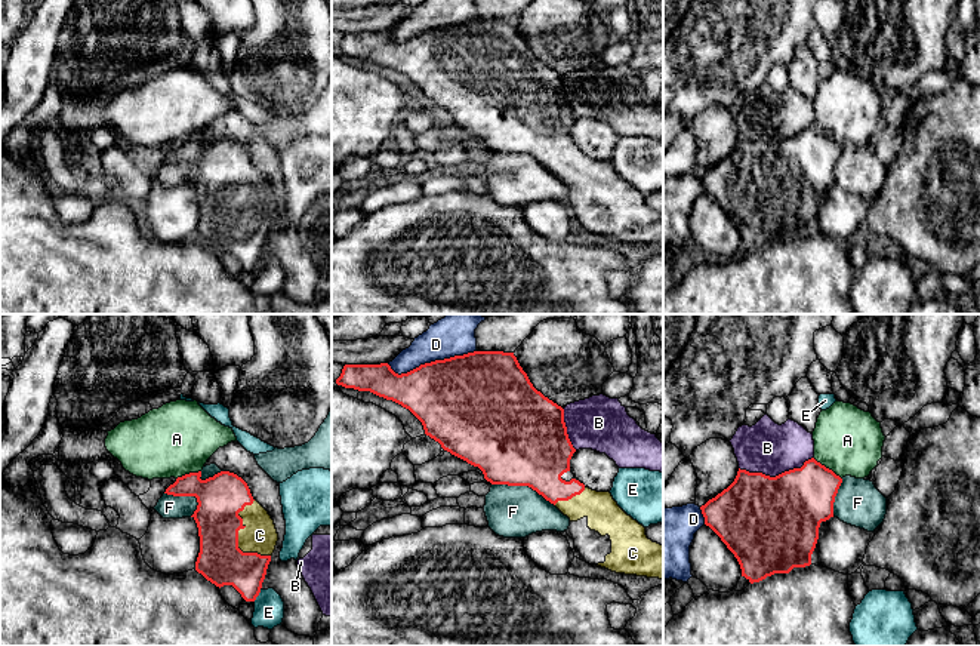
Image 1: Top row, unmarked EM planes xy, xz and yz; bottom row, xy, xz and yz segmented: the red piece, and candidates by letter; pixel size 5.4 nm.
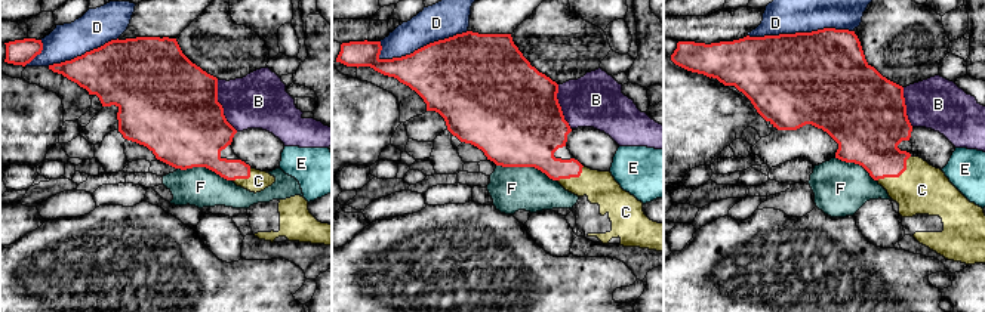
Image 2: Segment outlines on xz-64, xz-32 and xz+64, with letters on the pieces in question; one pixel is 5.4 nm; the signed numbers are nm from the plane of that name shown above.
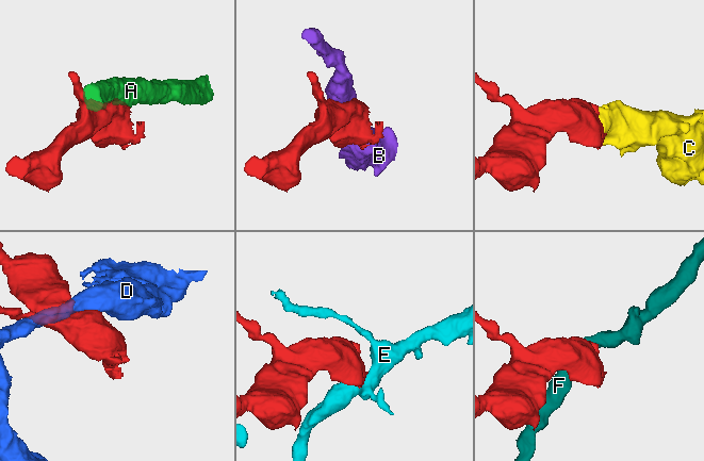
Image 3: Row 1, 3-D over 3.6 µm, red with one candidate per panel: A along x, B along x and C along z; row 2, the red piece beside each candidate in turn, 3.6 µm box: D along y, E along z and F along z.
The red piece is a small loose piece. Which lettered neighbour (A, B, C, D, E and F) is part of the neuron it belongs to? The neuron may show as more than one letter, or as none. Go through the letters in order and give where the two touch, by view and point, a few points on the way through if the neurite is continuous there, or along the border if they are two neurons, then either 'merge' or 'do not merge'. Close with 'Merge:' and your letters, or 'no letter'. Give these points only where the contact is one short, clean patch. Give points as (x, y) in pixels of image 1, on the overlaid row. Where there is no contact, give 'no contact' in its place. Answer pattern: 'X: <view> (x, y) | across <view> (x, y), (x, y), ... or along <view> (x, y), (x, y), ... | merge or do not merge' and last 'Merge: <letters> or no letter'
A: yz (828, 468) | along yz (813, 458), (841, 479) | do not merge
B: yz (776, 476) | do not merge
C: xy (237, 538) | merge
D: xz (431, 362) | do not merge
E: xy (258, 594) | along xy (261, 587), (253, 600) | do not merge
F: xz (523, 485) | do not merge
Merge: C

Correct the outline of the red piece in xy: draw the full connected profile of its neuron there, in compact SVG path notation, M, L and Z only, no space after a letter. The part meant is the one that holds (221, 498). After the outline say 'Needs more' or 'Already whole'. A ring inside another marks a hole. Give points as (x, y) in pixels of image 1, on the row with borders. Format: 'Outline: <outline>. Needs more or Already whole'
Outline: M201 471L178 477L164 492L173 496L197 498L198 505L191 516L200 536L195 570L216 587L232 585L246 602L255 602L278 541L274 520L237 474L221 471L206 480L200 477Z. Needs more

